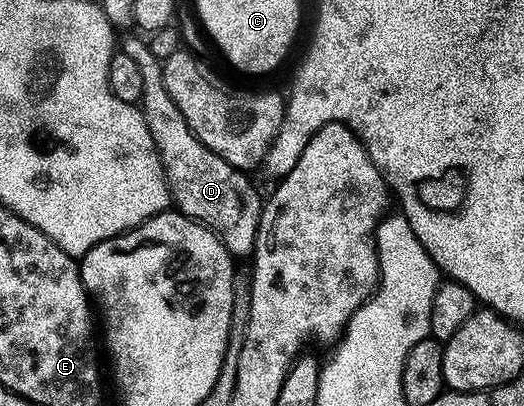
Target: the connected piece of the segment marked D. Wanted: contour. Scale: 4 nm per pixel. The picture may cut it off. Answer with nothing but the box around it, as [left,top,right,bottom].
[119,38,263,259]

